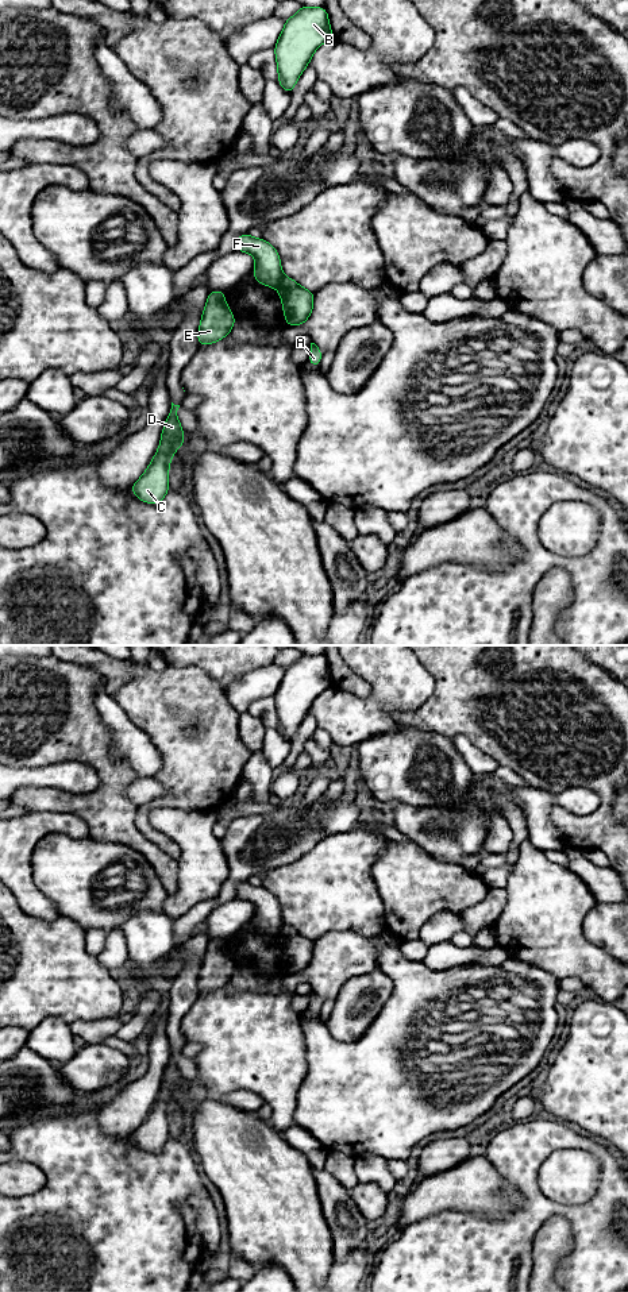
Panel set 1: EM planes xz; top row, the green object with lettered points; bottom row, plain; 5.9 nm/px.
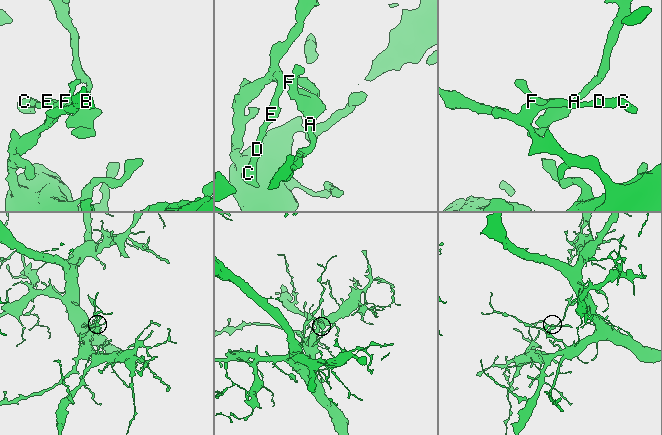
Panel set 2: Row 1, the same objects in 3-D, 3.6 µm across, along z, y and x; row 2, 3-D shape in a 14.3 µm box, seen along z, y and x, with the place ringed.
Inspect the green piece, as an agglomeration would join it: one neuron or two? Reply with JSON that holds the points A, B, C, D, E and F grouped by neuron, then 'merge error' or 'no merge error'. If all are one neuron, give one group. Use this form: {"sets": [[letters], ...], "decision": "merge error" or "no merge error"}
{"sets": [["A"], ["B", "C", "D", "E", "F"]], "decision": "merge error"}

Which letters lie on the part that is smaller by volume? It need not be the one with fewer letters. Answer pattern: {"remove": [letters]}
{"remove": ["A"]}

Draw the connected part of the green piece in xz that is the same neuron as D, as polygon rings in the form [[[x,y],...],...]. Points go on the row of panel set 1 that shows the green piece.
[[[172,402],[158,451],[145,474],[131,486],[131,493],[143,502],[158,505],[169,491],[169,464],[176,450],[185,444],[184,429],[177,419],[178,408]]]

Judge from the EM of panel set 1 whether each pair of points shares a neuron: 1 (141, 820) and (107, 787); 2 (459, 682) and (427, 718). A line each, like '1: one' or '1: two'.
1: two
2: one

